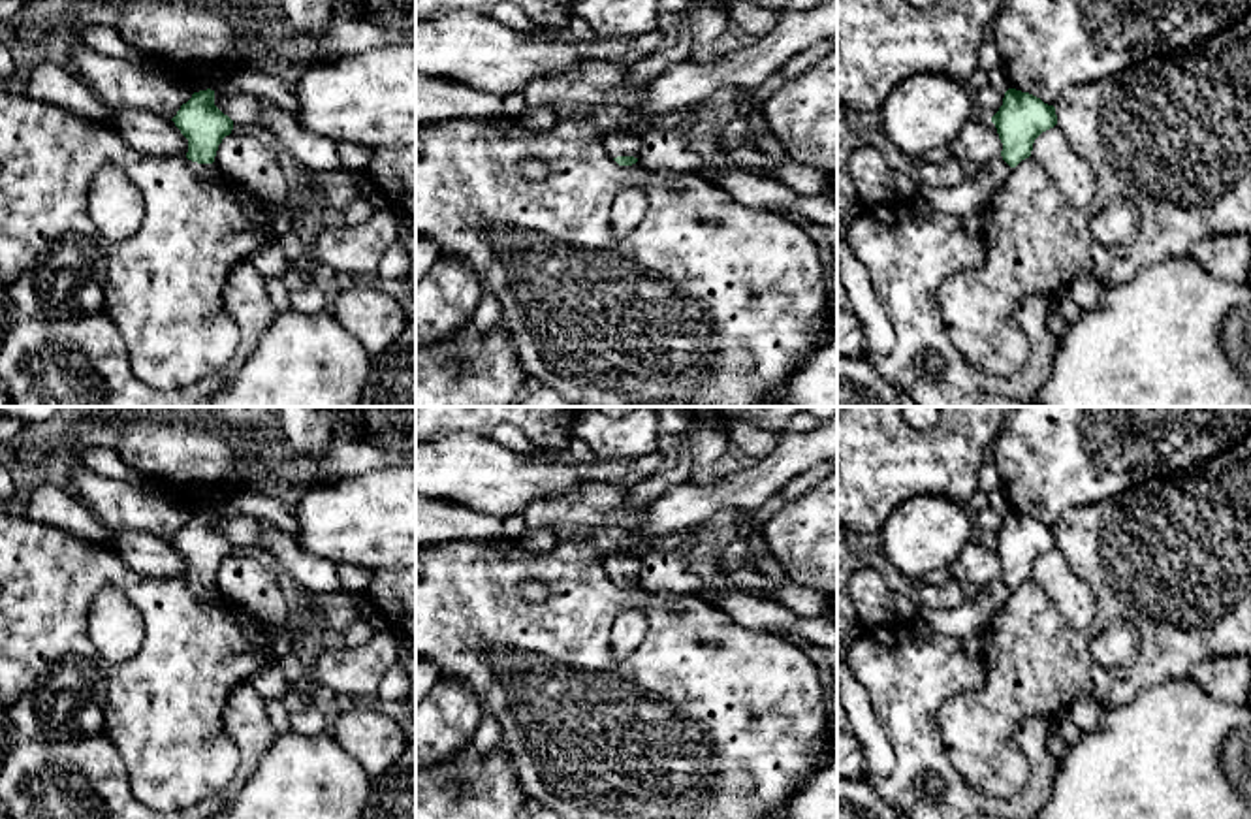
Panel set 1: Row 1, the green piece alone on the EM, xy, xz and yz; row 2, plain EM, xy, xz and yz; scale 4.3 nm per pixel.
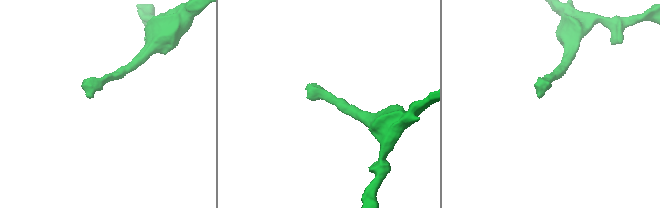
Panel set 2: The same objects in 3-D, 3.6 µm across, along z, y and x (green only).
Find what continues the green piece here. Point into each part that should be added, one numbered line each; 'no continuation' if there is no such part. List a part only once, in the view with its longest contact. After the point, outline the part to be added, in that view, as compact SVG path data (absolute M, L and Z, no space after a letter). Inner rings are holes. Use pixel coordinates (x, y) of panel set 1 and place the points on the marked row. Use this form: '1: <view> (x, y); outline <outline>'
1: xy (202, 170); outline M188 160L188 168L198 175L198 177L203 177L203 179L216 179L220 177L220 169L218 166L213 162L213 164L198 164L198 162L192 162Z

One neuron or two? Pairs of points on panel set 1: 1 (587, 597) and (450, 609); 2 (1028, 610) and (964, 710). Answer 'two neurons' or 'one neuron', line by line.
1: one neuron
2: one neuron

